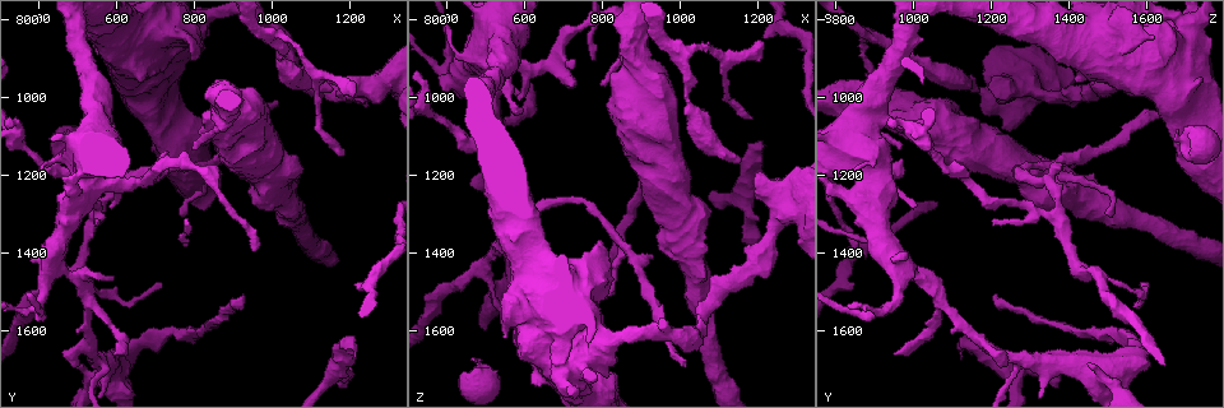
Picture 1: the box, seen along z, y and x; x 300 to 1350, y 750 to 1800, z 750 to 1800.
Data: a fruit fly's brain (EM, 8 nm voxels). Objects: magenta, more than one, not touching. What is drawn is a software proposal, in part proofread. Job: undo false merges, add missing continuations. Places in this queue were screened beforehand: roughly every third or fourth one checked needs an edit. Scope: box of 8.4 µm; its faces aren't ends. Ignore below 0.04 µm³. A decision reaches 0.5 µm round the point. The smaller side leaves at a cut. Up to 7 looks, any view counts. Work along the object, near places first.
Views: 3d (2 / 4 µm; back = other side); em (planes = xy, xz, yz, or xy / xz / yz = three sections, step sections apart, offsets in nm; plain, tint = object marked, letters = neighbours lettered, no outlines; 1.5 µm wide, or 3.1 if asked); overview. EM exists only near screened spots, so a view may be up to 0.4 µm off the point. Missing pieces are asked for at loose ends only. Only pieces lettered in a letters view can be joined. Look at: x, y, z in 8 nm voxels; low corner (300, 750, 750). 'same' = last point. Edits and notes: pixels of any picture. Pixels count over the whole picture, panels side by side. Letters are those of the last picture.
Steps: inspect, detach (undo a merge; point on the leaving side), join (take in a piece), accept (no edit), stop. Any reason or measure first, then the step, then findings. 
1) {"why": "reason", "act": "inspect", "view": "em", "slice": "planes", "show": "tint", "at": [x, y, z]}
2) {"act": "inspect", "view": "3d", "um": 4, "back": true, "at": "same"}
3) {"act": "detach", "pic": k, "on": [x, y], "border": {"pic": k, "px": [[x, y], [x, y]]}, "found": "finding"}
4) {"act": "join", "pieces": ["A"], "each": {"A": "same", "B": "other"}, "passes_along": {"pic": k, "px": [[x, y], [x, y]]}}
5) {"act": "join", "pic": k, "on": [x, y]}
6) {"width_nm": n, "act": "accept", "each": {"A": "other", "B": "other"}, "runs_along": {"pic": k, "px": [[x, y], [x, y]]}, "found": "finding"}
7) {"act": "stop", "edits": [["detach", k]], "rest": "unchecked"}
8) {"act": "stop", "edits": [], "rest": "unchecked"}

{"why": "an open end", "act": "inspect", "view": "3d", "um": 2, "at": [1015, 1025, 1700]}

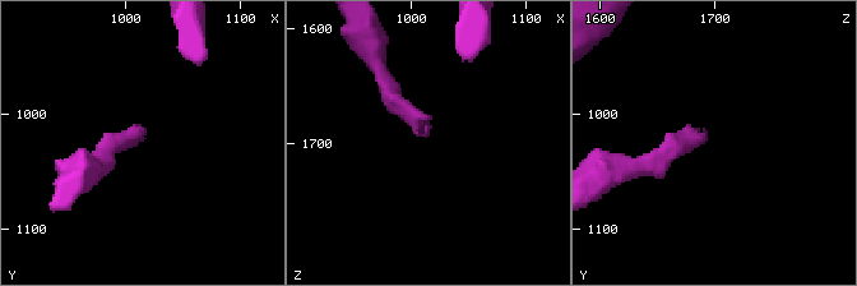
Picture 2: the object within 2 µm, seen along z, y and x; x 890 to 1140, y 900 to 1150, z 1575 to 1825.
{"why": "now the EM", "act": "inspect", "view": "em", "slice": "xy", "step": 8, "show": "tint", "at": [1012, 1022, 1696]}

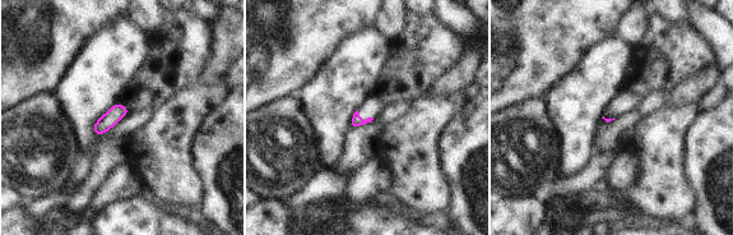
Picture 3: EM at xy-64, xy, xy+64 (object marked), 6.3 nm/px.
{"act": "inspect", "view": "em", "slice": "planes", "show": "letters", "at": "same"}

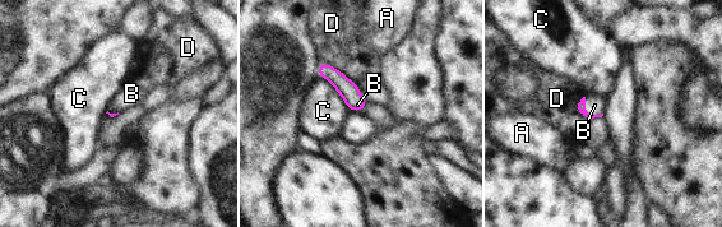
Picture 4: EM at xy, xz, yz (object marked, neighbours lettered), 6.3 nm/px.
{"act": "join", "pieces": ["B"], "each": {"A": "other", "B": "same", "C": "other", "D": "other"}, "passes_along": {"pic": 4, "px": [[581, 109], [587, 112], [595, 105]]}, "found": "the cell continues"}

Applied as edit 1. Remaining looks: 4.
{"why": "calibre changes", "act": "inspect", "view": "3d", "um": 4, "at": [1245, 1005, 1330]}

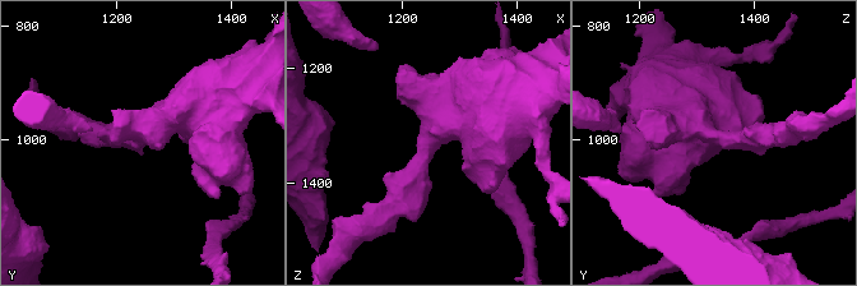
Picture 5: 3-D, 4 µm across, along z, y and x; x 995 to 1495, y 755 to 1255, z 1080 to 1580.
{"arm_widths_nm": [340, 550], "why": "now the EM", "act": "inspect", "view": "em", "slice": "planes", "show": "letters", "at": [1245, 1000, 1335]}

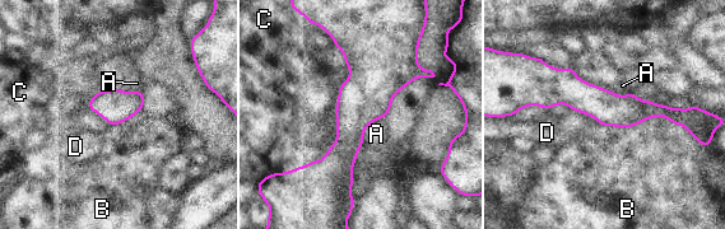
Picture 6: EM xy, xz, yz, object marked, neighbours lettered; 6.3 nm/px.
{"act": "accept", "each": {"A": "other", "B": "other", "C": "other", "D": "other"}, "border": {"pic": 6, "px": [[599, 124], [664, 116], [691, 135]]}, "found": "continuous, no second cell"}

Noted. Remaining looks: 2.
{"why": "thin arm on a thick one", "act": "inspect", "view": "em", "slice": "planes", "show": "letters", "at": [555, 1680, 1285]}

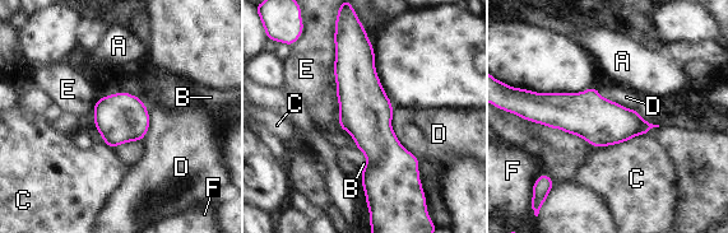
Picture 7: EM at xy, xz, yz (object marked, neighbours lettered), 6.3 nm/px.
{"act": "accept", "each": {"A": "other", "B": "other", "C": "other", "D": "other", "E": "other", "F": "other"}, "border": {"pic": 7, "px": [[105, 94], [143, 102], [142, 140]]}, "found": "one cell here"}

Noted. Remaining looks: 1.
{"act": "stop", "edits": [["join", 4]], "rest": "unchecked"}

